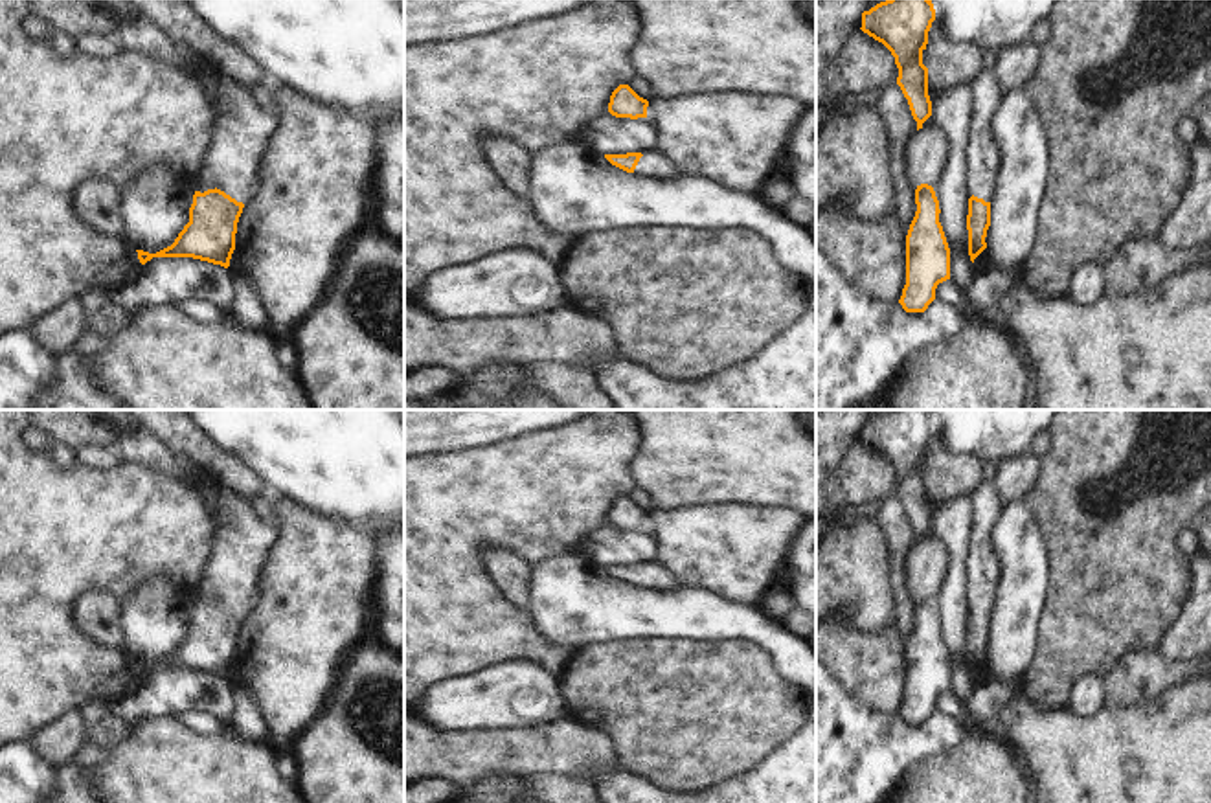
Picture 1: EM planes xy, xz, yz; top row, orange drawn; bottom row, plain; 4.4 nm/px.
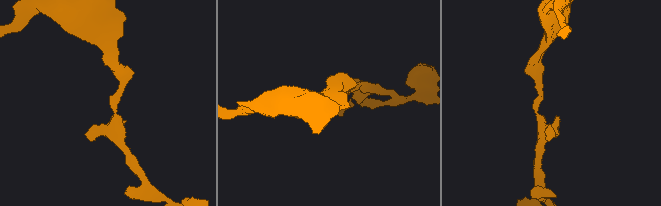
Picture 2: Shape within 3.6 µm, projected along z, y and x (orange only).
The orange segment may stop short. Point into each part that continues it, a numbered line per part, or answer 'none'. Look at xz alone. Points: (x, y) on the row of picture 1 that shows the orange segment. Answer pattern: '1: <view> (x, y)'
1: xz (655, 166)

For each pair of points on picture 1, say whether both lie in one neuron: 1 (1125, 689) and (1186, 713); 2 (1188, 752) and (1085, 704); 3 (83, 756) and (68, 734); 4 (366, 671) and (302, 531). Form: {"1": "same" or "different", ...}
{"1": "different", "2": "different", "3": "different", "4": "different"}

